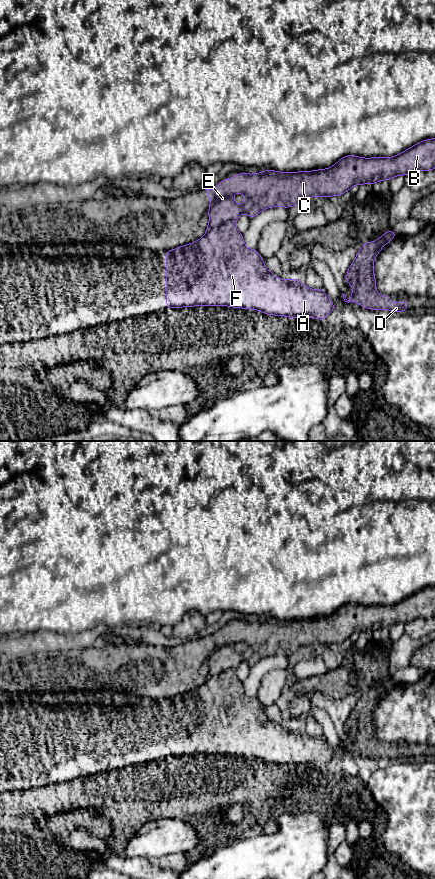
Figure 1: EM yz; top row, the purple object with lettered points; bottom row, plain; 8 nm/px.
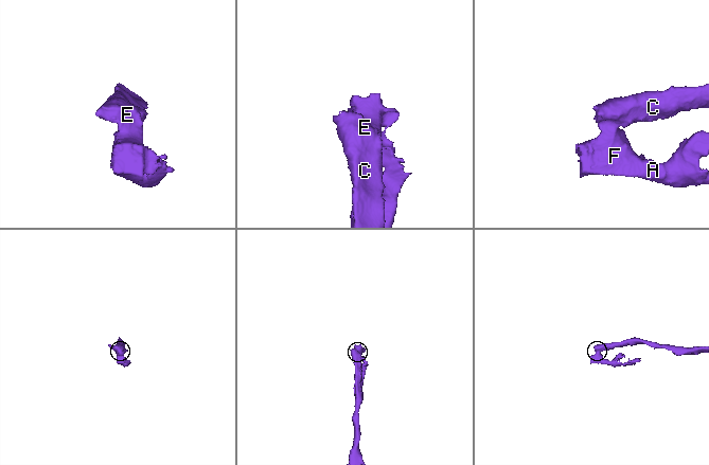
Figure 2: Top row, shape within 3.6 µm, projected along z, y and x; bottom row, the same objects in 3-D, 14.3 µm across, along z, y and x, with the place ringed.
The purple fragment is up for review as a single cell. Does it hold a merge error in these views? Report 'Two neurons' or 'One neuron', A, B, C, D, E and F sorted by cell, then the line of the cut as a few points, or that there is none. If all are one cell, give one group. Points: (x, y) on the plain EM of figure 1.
Two neurons. Groups: A D F / B C E. Split along yz (235, 667), (229, 667), (207, 680)

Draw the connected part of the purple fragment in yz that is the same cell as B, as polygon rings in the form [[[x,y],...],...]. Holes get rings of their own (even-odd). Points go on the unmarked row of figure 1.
[[[435,586],[416,591],[389,606],[347,603],[327,617],[300,620],[263,618],[259,622],[241,620],[233,626],[224,627],[216,636],[205,637],[211,649],[206,679],[229,668],[237,668],[243,661],[251,667],[267,656],[290,656],[314,644],[340,644],[353,633],[368,631],[372,634],[375,630],[398,623],[433,617]],[[235,638],[247,645],[241,653],[234,650]]]

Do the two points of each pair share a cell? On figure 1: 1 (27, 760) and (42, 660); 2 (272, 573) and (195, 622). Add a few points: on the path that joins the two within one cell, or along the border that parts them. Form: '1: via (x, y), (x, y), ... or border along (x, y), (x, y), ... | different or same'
1: border along (53, 694), (38, 692), (30, 695) | different
2: border along (205, 617), (196, 610), (189, 610), (181, 620) | different

